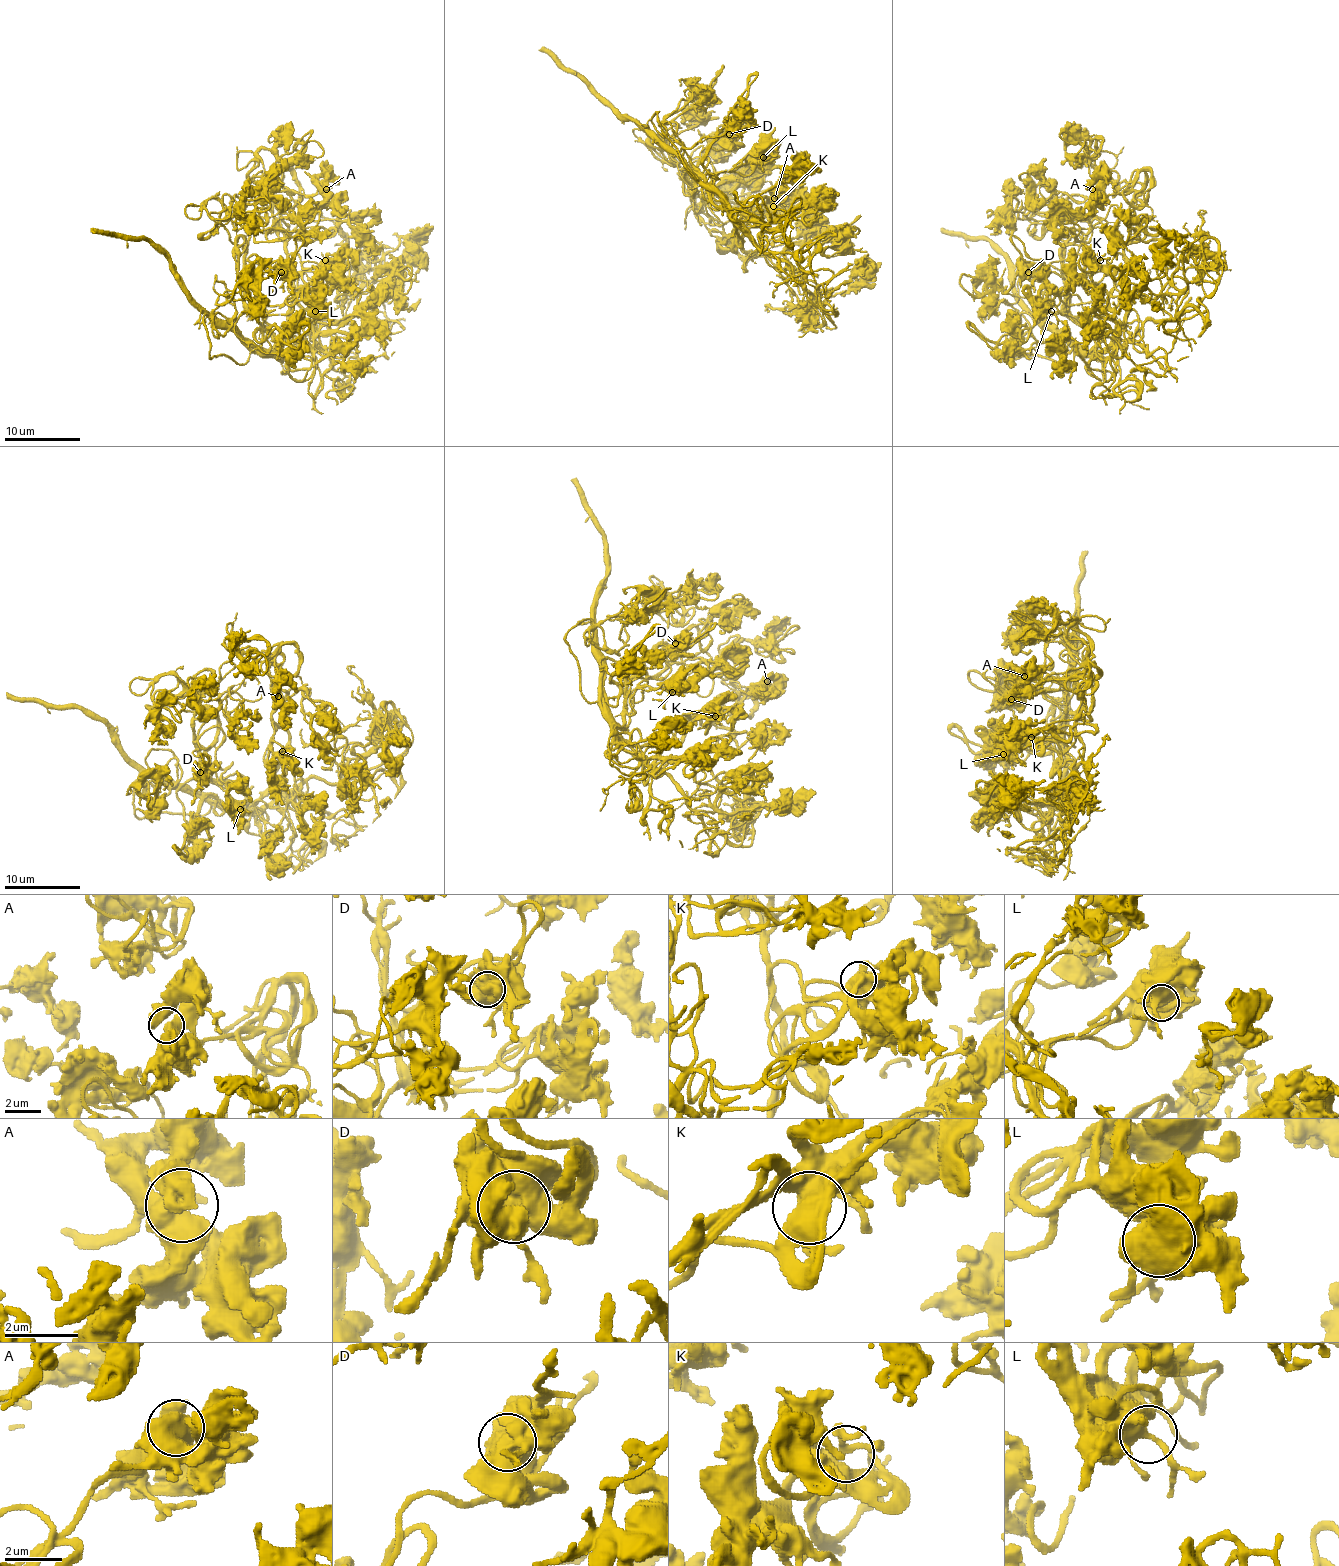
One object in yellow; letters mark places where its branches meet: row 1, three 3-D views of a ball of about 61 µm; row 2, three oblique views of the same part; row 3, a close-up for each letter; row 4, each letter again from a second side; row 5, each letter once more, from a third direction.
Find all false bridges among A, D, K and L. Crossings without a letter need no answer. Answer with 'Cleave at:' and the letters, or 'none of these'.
Cleave at: none of these

